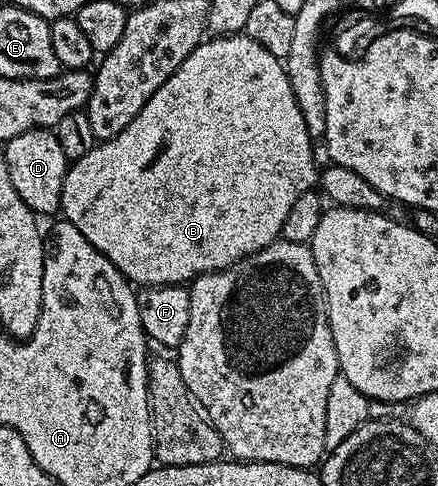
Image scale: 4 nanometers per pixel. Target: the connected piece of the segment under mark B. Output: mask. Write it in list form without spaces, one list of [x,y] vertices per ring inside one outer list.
[[[246,34],[237,36],[217,36],[204,39],[197,45],[177,66],[177,70],[166,80],[160,88],[141,106],[141,114],[121,130],[111,140],[96,143],[85,158],[74,161],[65,174],[65,186],[61,190],[62,219],[67,220],[85,238],[89,238],[91,245],[117,270],[122,276],[135,286],[158,286],[160,284],[190,285],[191,281],[199,276],[206,276],[209,272],[221,272],[230,264],[236,264],[241,258],[252,256],[257,250],[269,246],[273,241],[280,239],[285,218],[289,209],[301,194],[309,191],[309,186],[317,180],[317,165],[313,158],[313,141],[311,135],[305,130],[305,122],[301,119],[301,110],[297,107],[297,98],[293,98],[293,86],[289,86],[287,72],[283,68],[283,61],[278,56],[269,54],[265,46],[257,46],[253,38]]]

